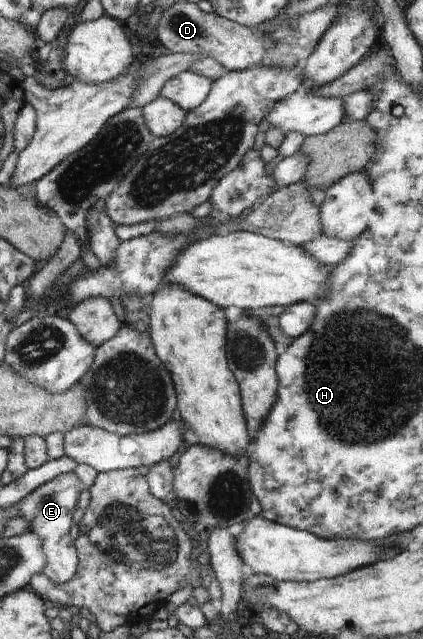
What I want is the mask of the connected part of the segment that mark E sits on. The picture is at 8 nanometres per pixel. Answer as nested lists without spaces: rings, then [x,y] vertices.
[[[70,471],[46,481],[18,503],[19,516],[24,517],[29,530],[37,532],[42,539],[43,551],[47,556],[43,573],[55,583],[65,583],[70,580],[79,563],[75,541],[70,537],[69,530],[73,524],[72,513],[77,508],[82,486],[81,478],[74,471]]]

